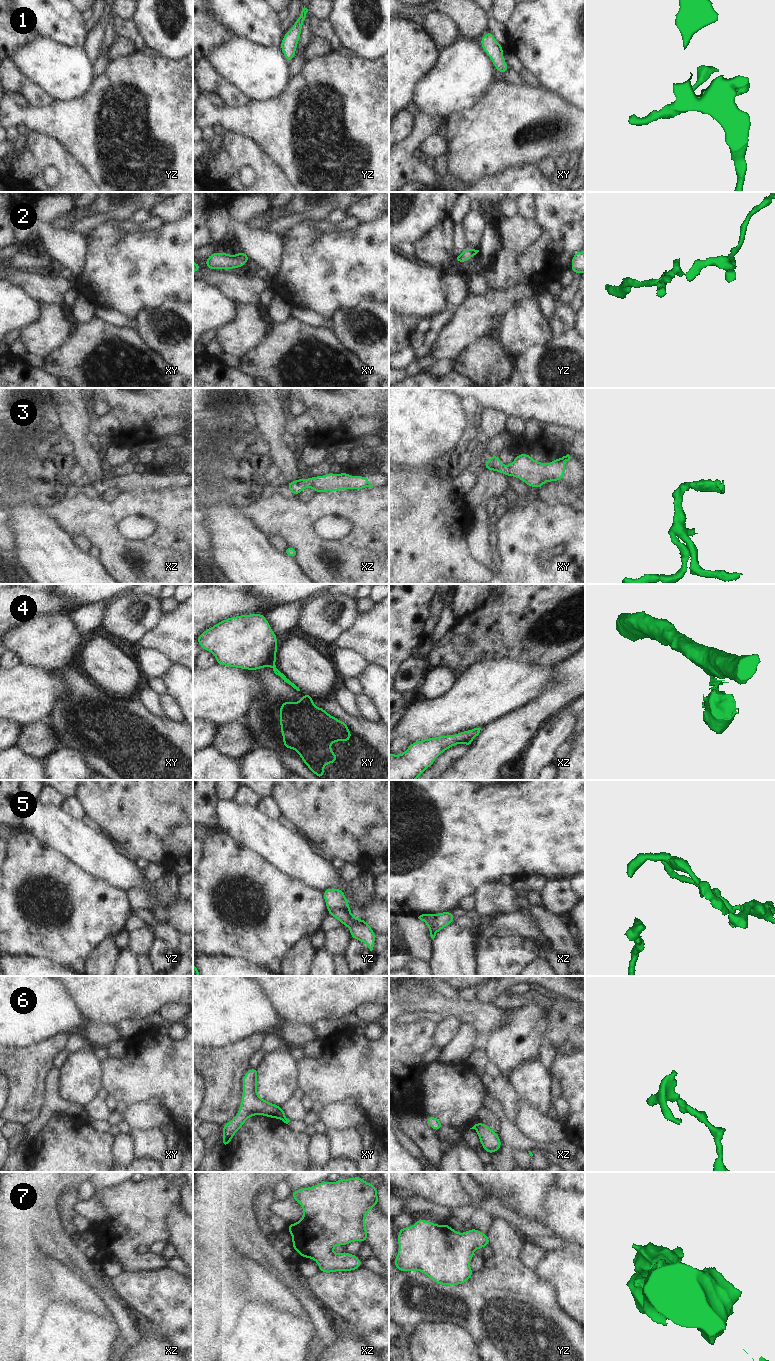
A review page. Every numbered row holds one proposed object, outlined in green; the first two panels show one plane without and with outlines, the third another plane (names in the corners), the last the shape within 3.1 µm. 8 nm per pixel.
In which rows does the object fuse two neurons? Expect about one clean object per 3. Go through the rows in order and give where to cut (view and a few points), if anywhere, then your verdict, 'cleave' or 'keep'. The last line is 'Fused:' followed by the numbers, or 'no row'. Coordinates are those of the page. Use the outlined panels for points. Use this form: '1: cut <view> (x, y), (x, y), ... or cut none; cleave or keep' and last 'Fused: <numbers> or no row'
1: cut none; keep
2: cut yz (460, 255), (457, 260); cleave
3: cut none; keep
4: cut xy (274, 663), (271, 667); cleave
5: cut yz (328, 910), (344, 909), (348, 913), (350, 925); cleave
6: cut xz (481, 1122), (474, 1128); cleave
7: cut none; keep
Fused: 2, 4, 5, 6

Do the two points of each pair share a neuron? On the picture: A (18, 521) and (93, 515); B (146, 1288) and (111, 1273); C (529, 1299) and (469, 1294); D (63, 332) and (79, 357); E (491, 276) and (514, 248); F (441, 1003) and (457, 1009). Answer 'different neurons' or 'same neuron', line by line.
A: different neurons
B: different neurons
C: same neuron
D: different neurons
E: same neuron
F: same neuron

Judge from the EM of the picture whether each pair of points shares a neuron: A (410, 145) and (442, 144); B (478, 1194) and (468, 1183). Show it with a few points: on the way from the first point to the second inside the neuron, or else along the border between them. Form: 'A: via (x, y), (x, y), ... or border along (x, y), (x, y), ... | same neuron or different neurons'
A: border along (436, 133), (429, 136), (419, 148) | different neurons
B: via (475, 1191), (470, 1186) | same neuron

